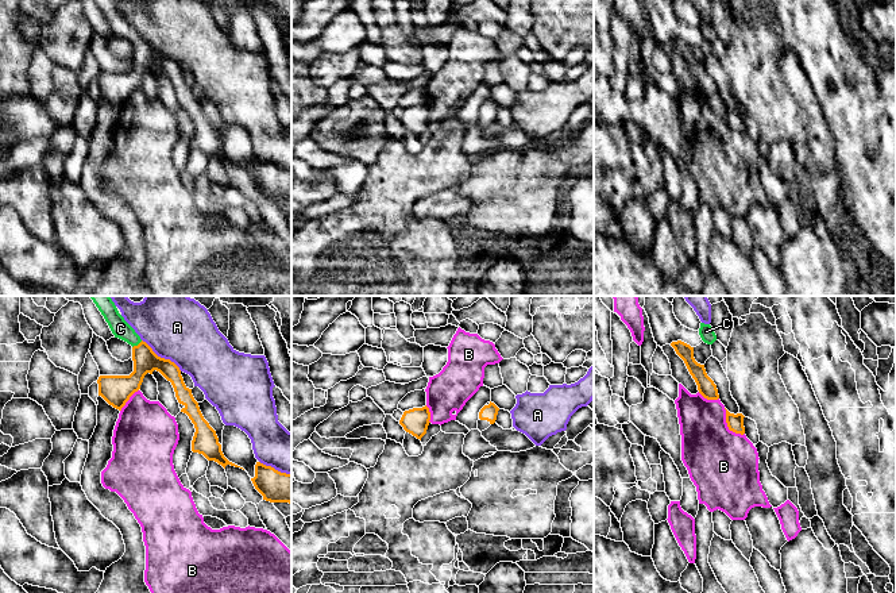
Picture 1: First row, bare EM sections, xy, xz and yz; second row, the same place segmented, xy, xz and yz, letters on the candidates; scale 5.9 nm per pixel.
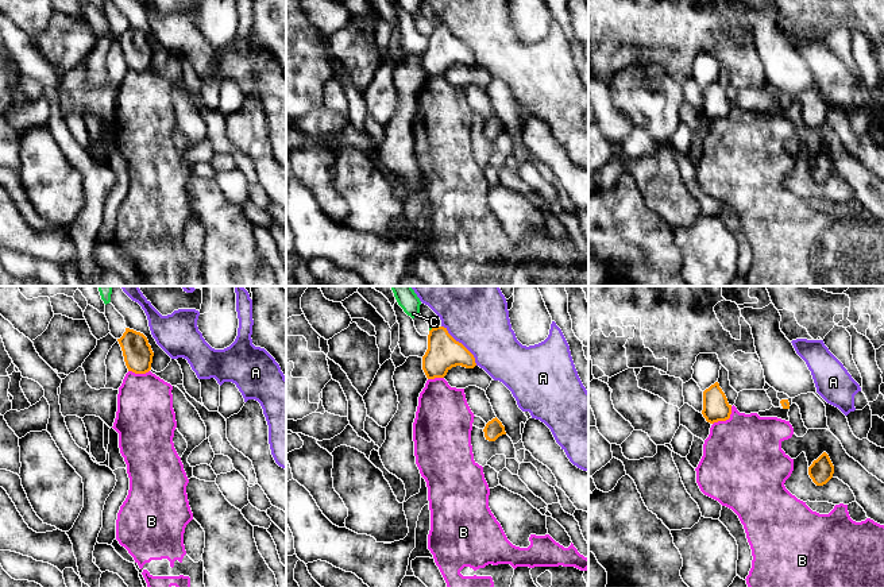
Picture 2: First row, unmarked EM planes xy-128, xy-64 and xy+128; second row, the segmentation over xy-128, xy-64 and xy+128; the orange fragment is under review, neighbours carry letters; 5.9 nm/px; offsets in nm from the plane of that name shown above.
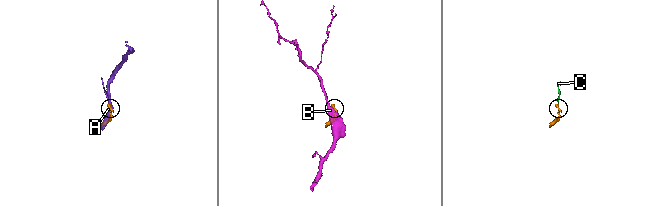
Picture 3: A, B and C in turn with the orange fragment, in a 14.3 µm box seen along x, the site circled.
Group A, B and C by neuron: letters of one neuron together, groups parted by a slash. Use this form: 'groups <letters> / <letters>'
groups A / B / C

